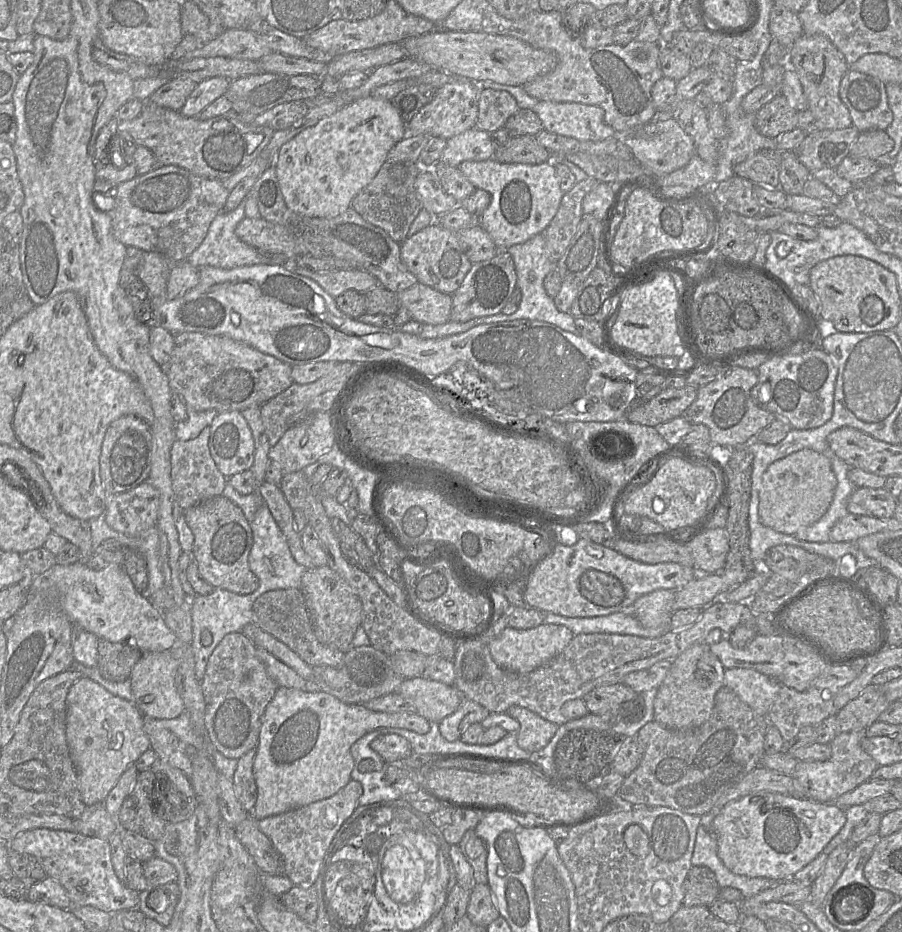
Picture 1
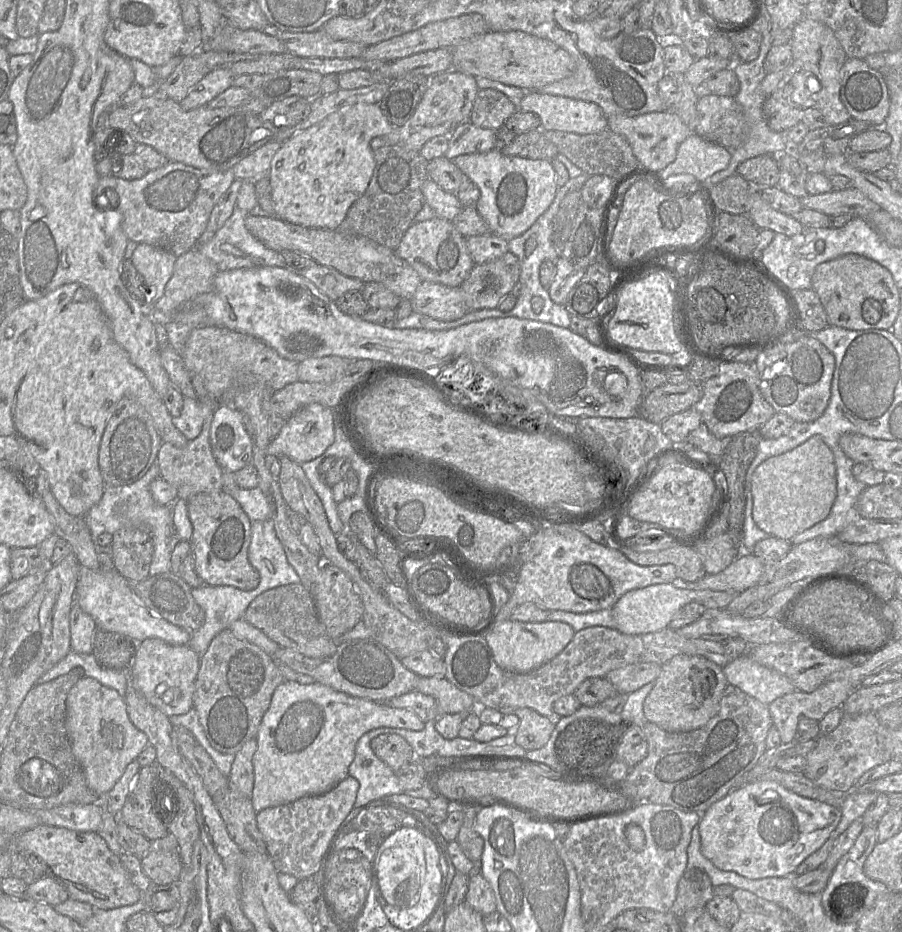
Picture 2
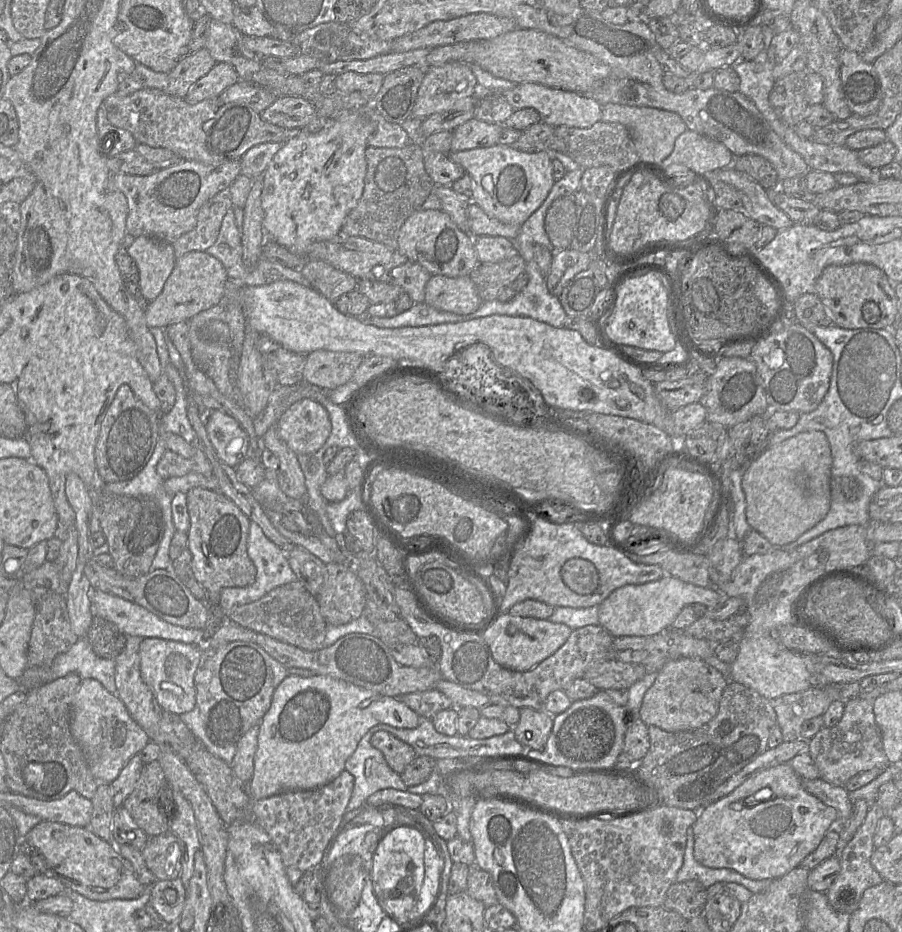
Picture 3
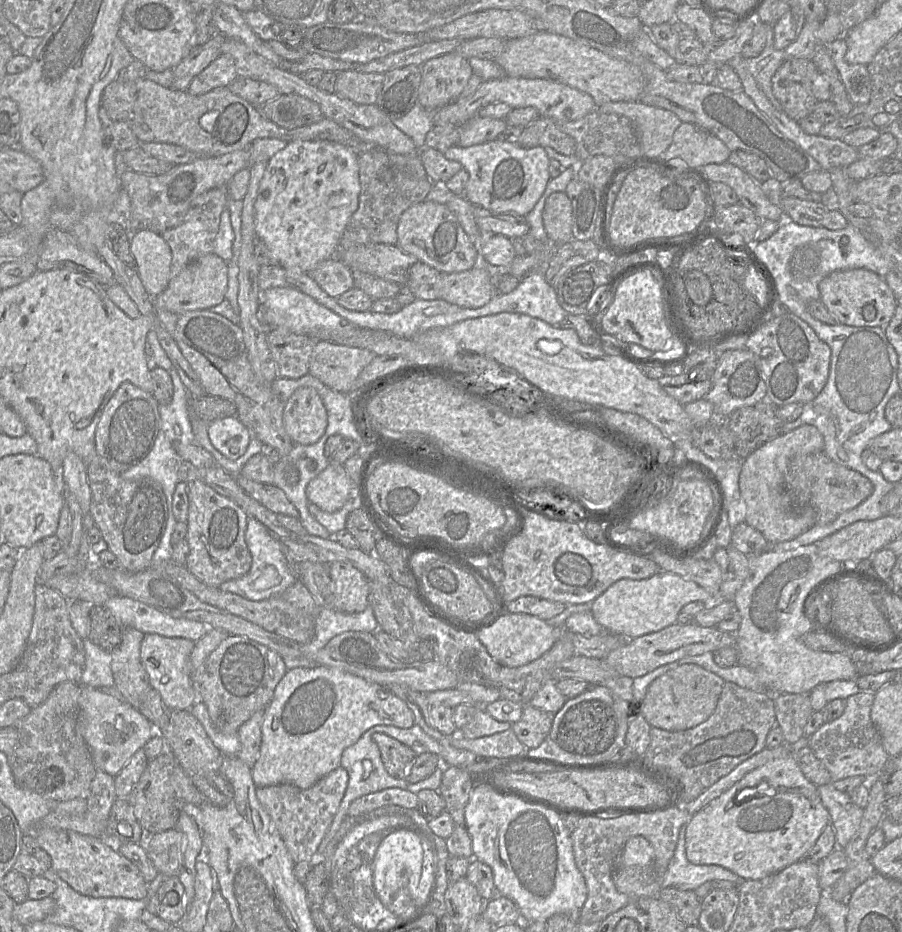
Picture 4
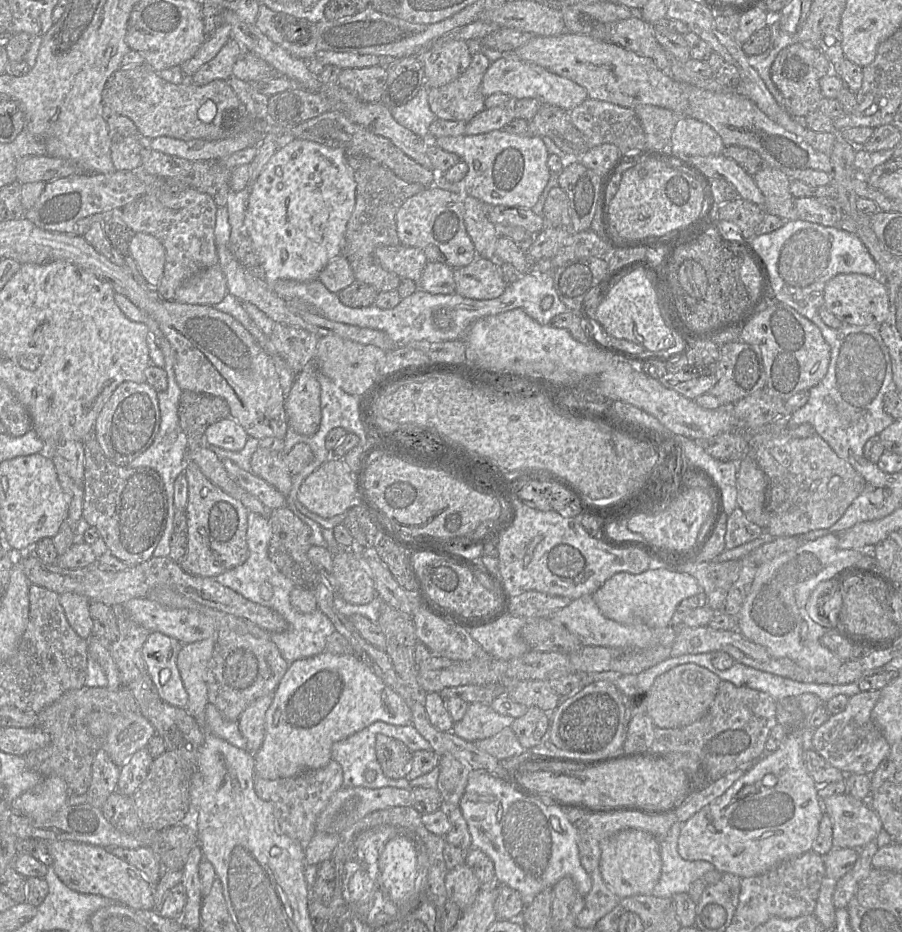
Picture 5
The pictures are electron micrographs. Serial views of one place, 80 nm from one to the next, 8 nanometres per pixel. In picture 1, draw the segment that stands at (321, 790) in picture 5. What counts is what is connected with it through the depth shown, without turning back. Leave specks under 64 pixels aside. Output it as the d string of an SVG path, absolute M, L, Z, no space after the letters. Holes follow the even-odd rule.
M352 779L330 798L258 821L260 831L271 840L283 857L285 875L295 886L311 887L315 884L330 844L344 822L360 805L362 794L362 784Z

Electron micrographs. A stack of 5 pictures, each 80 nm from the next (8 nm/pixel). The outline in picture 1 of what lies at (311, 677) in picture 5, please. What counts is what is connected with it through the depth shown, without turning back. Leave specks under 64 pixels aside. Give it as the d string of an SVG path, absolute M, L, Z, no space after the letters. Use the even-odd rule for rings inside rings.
M278 687L262 717L253 764L257 800L252 815L261 820L335 795L352 780L351 773L354 767L352 745L365 734L378 728L402 728L418 734L427 734L430 722L418 713L376 712L367 709L363 704L346 704L323 691L308 692Z

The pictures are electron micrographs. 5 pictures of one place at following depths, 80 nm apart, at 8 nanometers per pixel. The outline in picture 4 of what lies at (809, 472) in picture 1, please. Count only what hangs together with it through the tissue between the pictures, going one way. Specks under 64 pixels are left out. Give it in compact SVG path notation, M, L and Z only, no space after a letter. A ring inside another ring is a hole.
M802 425L782 433L765 443L742 461L739 489L746 503L747 524L758 530L770 544L792 540L816 524L813 508L797 509L785 489L785 472L795 455L819 453L824 449L824 438L813 425Z

